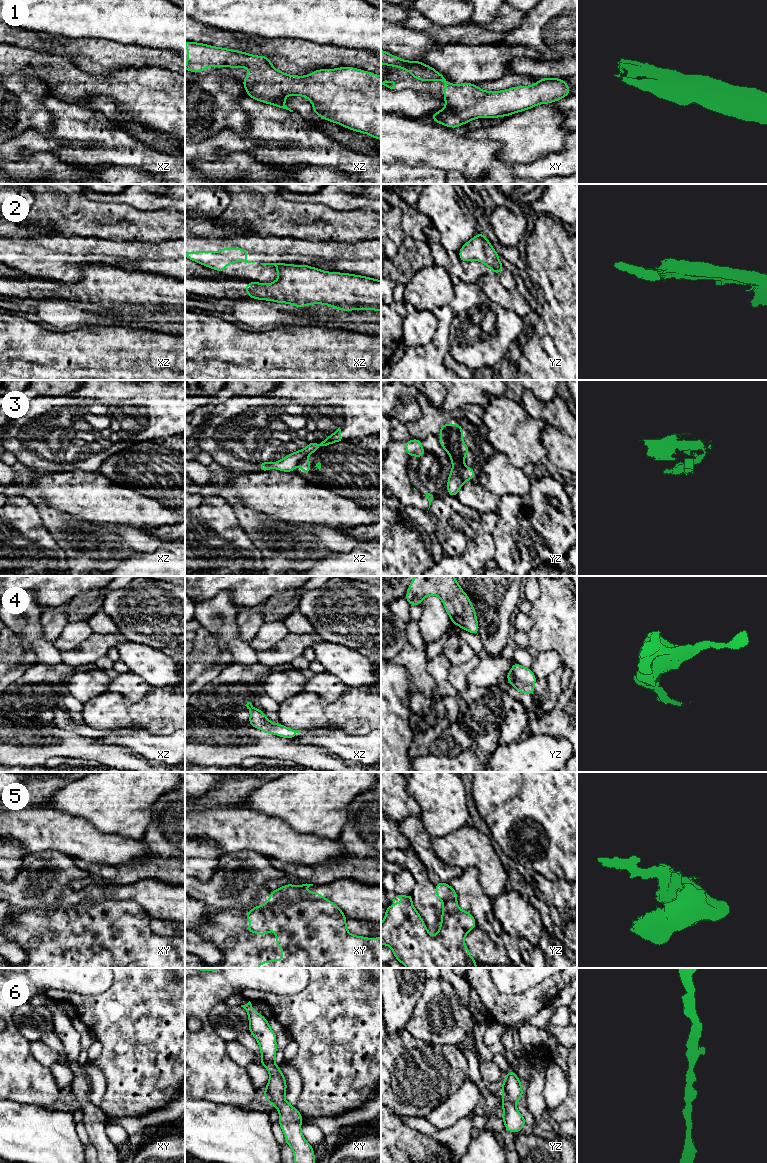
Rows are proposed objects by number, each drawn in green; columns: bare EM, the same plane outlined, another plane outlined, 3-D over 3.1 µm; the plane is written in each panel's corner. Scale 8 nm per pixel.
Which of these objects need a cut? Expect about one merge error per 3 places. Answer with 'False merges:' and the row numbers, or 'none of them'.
False merges: 2, 3, 5

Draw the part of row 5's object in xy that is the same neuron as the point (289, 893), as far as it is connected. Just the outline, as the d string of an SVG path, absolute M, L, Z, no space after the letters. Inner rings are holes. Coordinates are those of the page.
M286 884L281 888L269 891L269 900L265 903L266 905L273 905L277 903L297 903L302 900L309 901L323 901L328 900L318 892L304 892L304 889L313 886L313 884L302 884L299 886L293 884Z

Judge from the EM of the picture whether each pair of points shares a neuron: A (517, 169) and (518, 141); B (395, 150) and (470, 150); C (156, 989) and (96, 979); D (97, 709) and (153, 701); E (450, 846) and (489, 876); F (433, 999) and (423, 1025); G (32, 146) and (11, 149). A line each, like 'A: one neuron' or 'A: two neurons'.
A: two neurons
B: one neuron
C: two neurons
D: one neuron
E: one neuron
F: one neuron
G: one neuron

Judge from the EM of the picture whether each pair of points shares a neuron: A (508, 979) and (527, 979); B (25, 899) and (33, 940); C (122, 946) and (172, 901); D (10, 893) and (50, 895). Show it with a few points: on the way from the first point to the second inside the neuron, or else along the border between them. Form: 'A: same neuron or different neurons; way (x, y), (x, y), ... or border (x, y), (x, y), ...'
A: same neuron; way (513, 979), (522, 979)
B: different neurons; border (51, 907), (29, 906), (16, 910)
C: different neurons; border (135, 901), (151, 918)
D: same neuron; way (20, 893), (29, 893), (33, 897), (40, 897)

